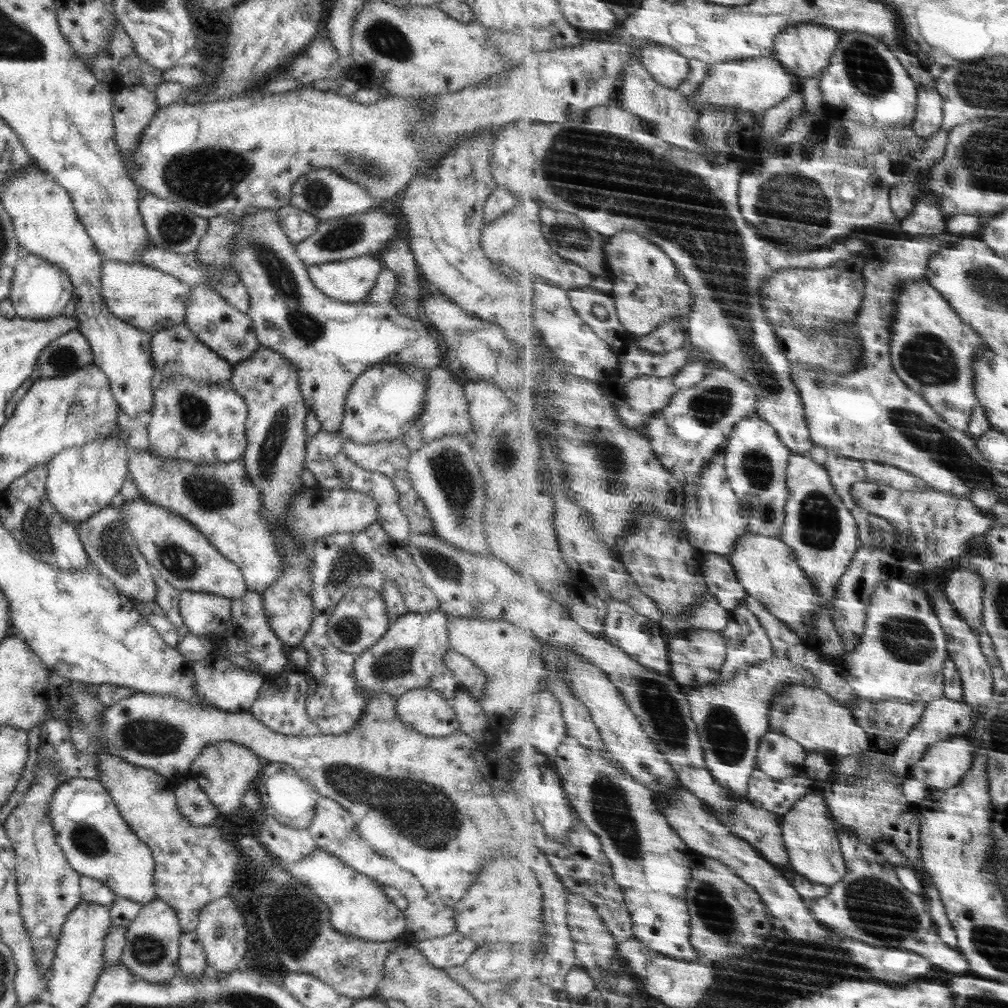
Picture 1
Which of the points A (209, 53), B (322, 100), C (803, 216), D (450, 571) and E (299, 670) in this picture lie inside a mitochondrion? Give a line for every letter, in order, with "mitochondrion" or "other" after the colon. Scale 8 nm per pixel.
A: other
B: other
C: mitochondrion
D: mitochondrion
E: other

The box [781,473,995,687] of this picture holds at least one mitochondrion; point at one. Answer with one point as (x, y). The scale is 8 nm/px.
(908, 639)

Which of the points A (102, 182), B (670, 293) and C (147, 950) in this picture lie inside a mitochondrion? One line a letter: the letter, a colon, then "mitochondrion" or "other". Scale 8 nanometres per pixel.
A: other
B: mitochondrion
C: mitochondrion

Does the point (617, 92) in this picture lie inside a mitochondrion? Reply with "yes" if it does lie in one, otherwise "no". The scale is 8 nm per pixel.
no

